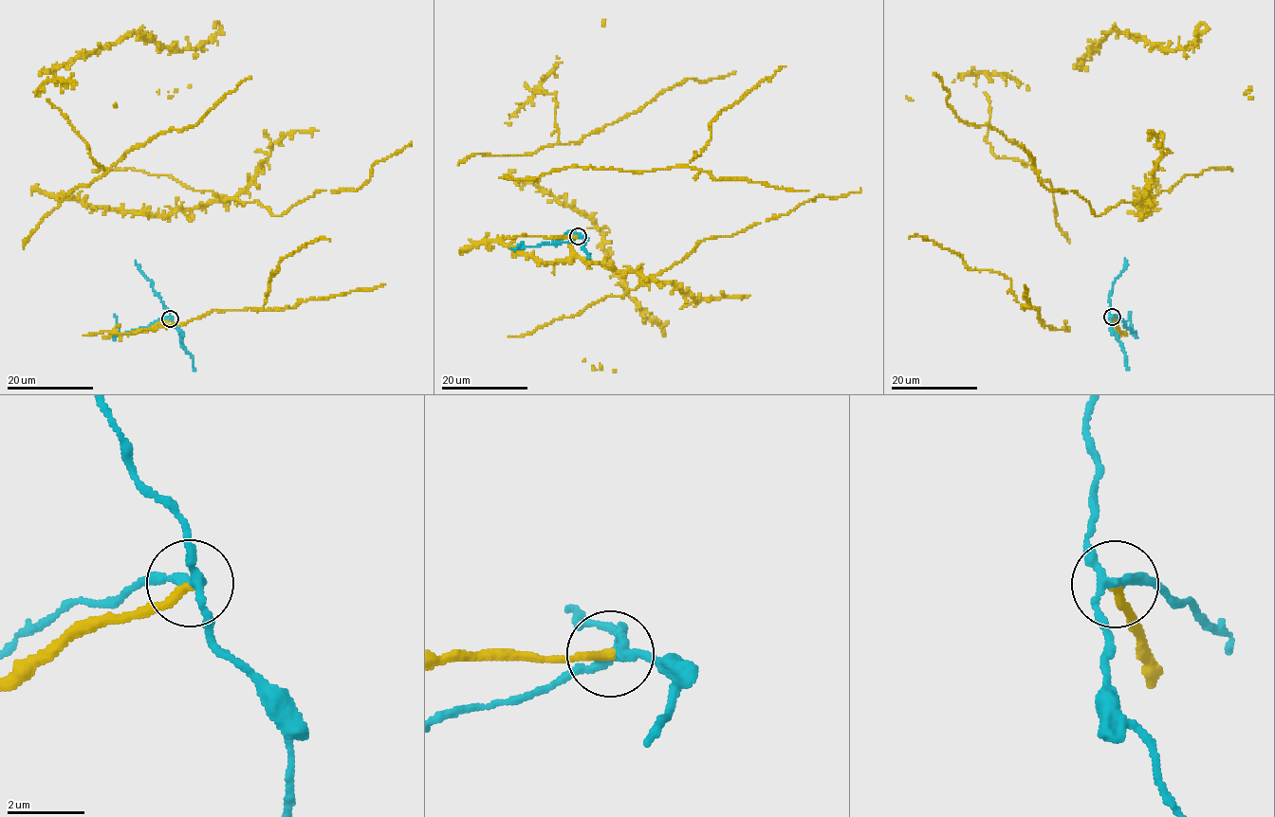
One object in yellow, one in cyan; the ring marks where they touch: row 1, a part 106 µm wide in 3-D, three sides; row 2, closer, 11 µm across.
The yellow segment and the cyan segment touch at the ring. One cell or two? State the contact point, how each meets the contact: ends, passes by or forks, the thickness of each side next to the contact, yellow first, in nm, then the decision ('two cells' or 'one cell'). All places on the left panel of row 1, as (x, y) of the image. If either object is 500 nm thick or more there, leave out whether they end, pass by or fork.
at (170, 318); yellow ends there; cyan forks there; 220 nm thick on the yellow side, 200 nm on the other; two cells

